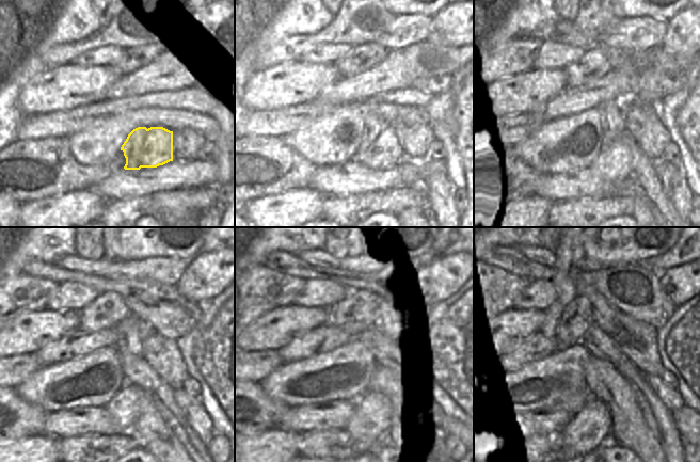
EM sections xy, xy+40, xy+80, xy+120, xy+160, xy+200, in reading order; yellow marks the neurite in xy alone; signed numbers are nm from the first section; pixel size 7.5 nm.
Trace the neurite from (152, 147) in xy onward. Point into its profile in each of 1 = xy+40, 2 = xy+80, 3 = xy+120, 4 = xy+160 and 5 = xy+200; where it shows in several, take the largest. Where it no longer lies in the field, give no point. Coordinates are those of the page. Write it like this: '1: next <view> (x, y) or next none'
1: next xy+40 (380, 149)
2: next xy+80 (615, 161)
3: next xy+120 (129, 403)
4: next xy+160 (365, 407)
5: next xy+200 (591, 427)

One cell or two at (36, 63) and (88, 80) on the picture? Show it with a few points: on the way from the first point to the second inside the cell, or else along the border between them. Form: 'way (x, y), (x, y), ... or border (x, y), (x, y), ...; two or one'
border (49, 69), (33, 77), (27, 83); two

